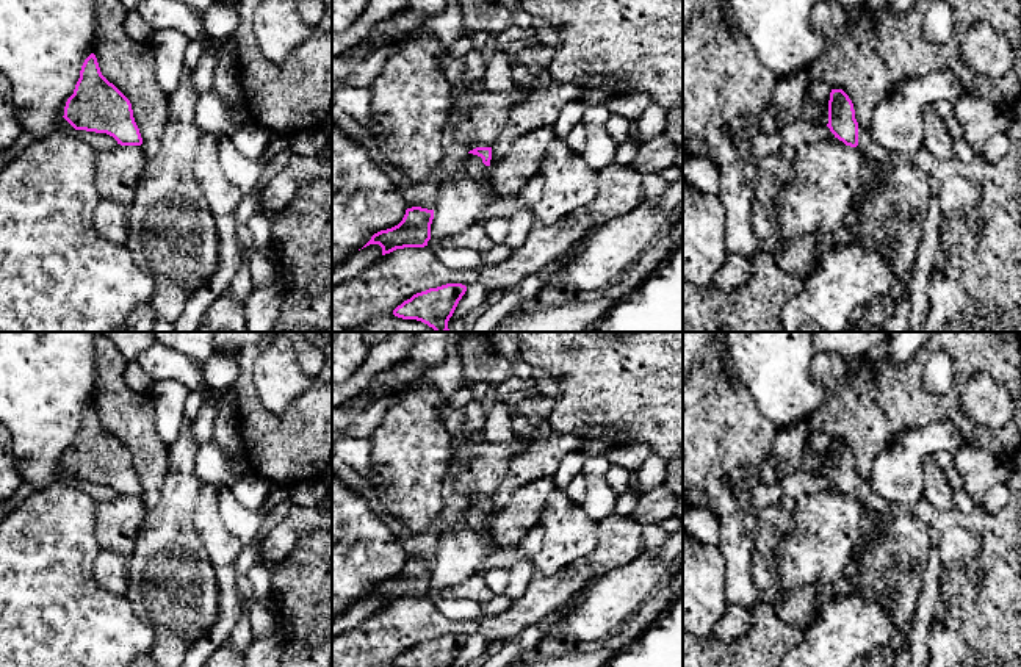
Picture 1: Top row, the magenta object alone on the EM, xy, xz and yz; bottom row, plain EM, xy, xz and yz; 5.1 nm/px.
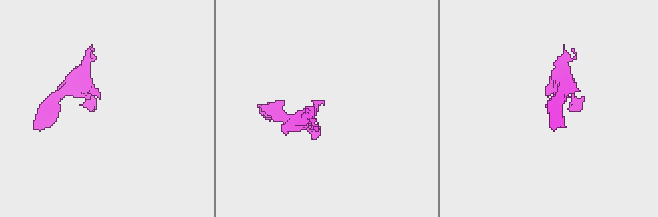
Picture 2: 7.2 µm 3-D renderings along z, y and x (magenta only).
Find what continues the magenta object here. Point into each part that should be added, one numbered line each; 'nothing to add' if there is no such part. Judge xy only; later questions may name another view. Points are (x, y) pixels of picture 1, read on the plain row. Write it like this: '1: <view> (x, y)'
nothing to add

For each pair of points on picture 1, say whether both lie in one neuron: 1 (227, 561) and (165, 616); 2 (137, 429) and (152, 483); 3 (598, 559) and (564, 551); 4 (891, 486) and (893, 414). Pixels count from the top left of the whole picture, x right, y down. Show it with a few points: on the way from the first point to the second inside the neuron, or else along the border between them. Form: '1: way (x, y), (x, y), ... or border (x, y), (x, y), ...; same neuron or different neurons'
1: border (199, 539), (213, 570), (218, 608); different neurons
2: way (143, 442), (151, 454), (151, 470); same neuron
3: border (597, 522), (597, 545), (551, 576); different neurons
4: border (926, 425), (898, 436), (877, 454), (869, 470); different neurons

